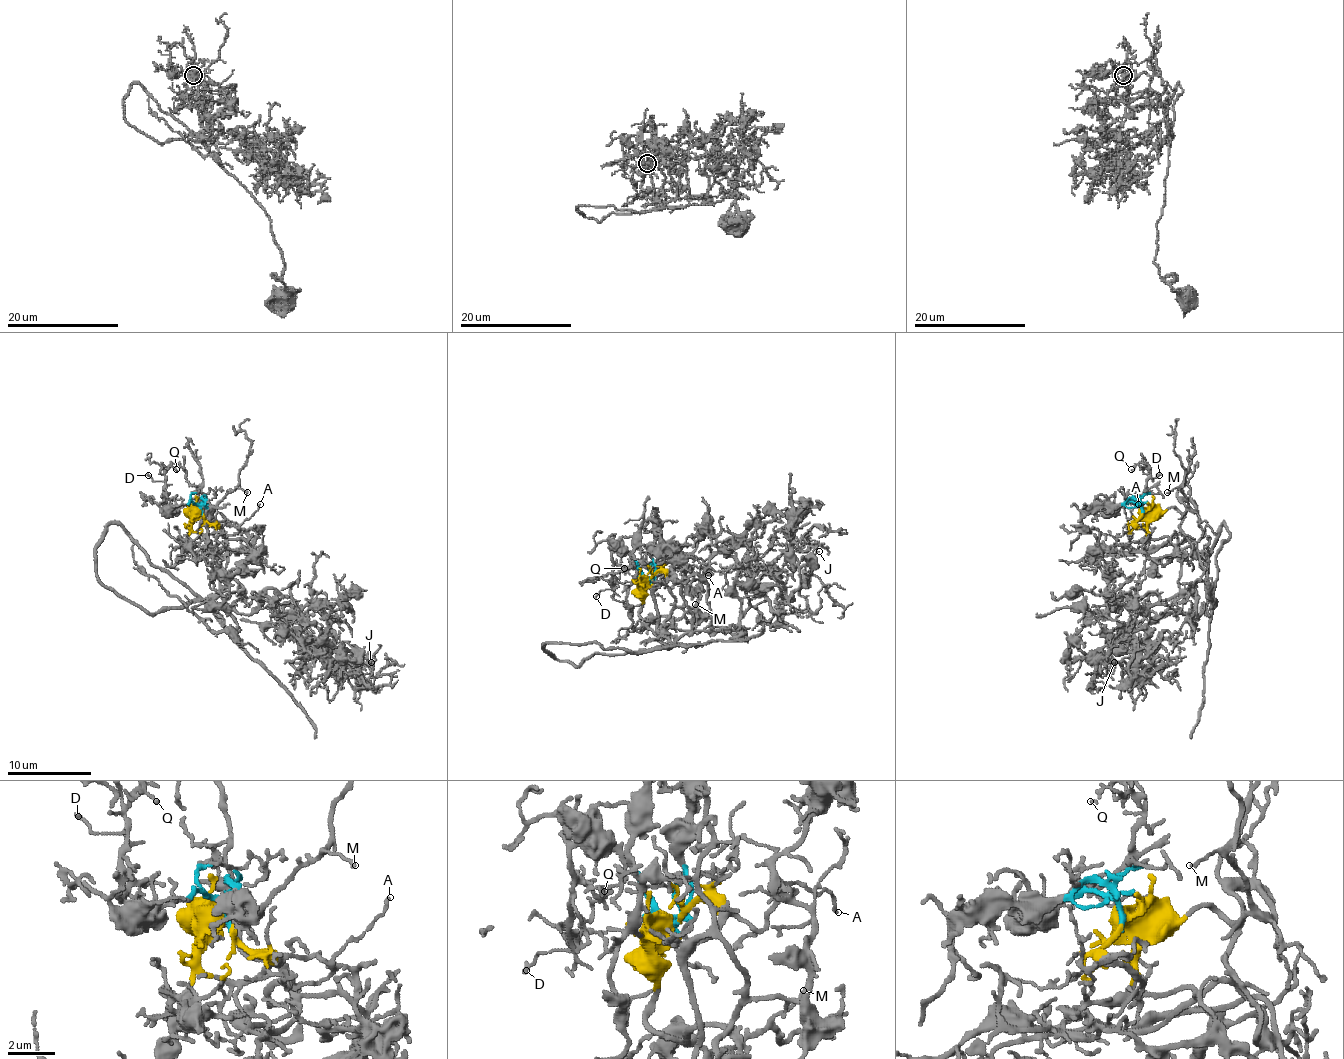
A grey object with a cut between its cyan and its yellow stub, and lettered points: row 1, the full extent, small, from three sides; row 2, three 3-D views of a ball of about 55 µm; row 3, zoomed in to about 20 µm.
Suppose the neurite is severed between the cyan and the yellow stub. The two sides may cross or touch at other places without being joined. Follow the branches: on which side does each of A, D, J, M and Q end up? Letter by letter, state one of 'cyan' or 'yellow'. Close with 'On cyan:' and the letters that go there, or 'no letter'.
A: yellow
D: cyan
J: yellow
M: yellow
Q: cyan
On cyan: D, Q

